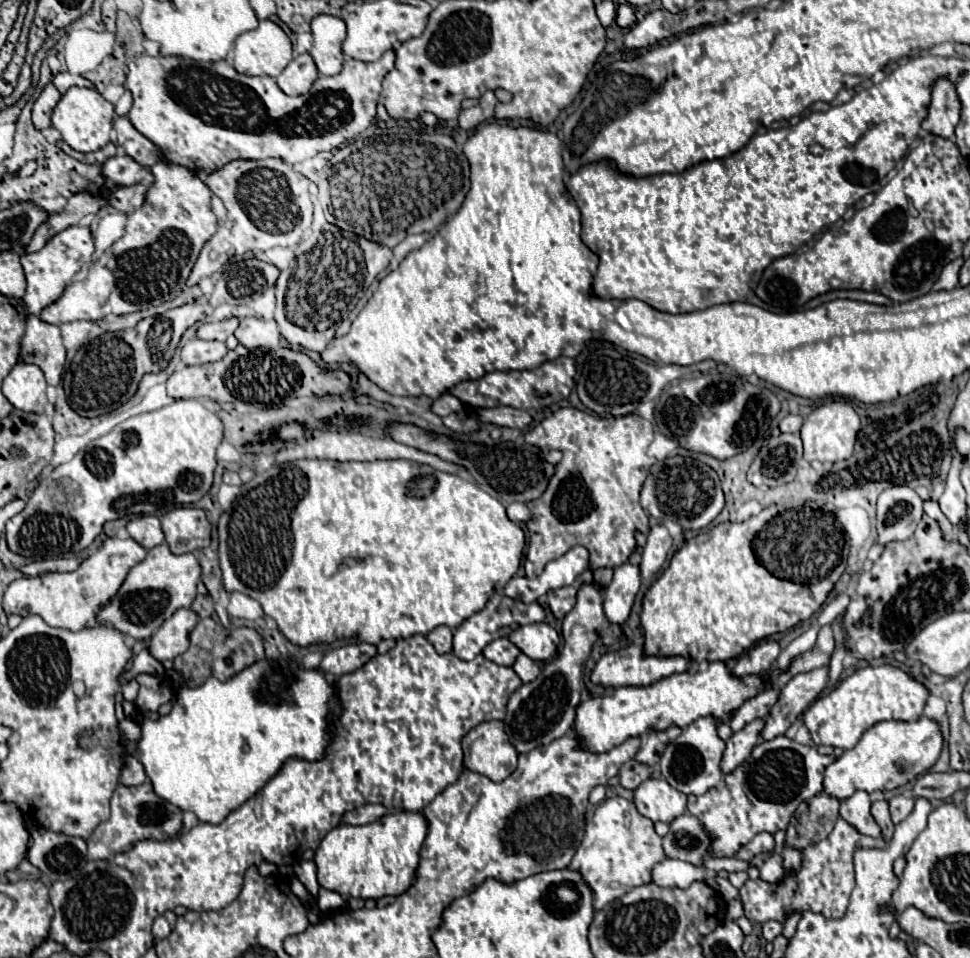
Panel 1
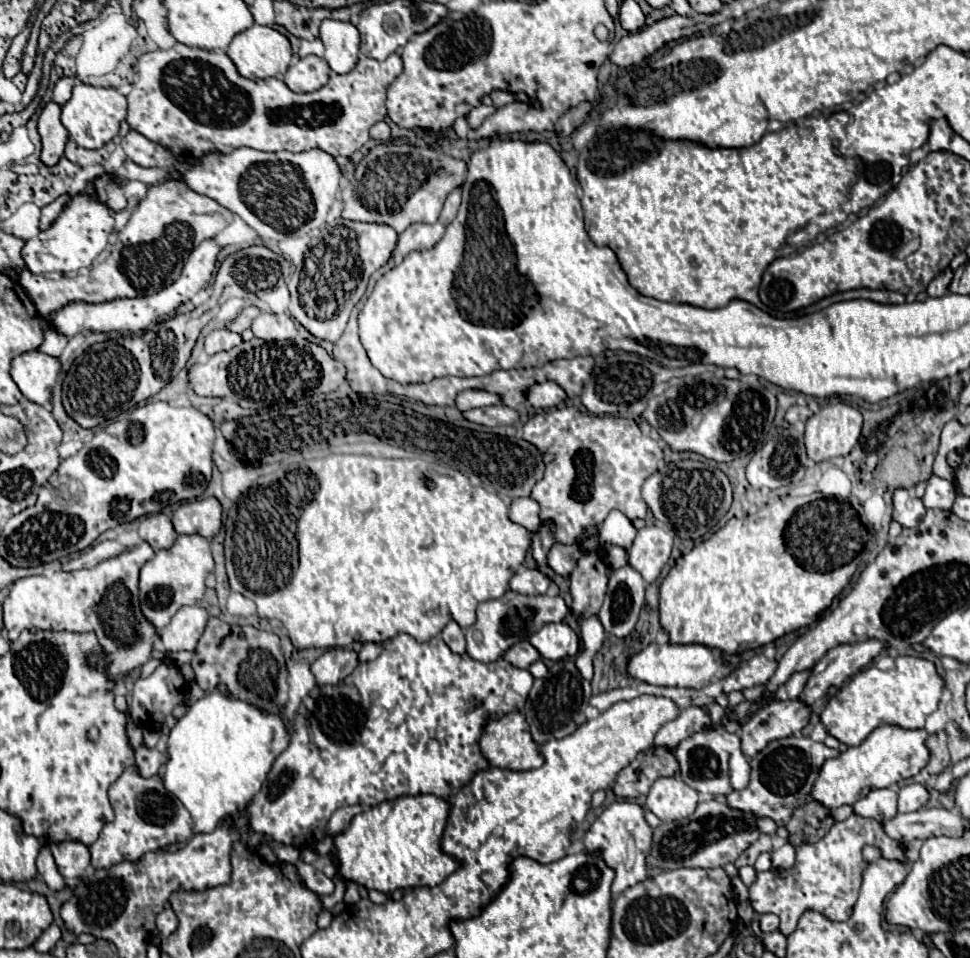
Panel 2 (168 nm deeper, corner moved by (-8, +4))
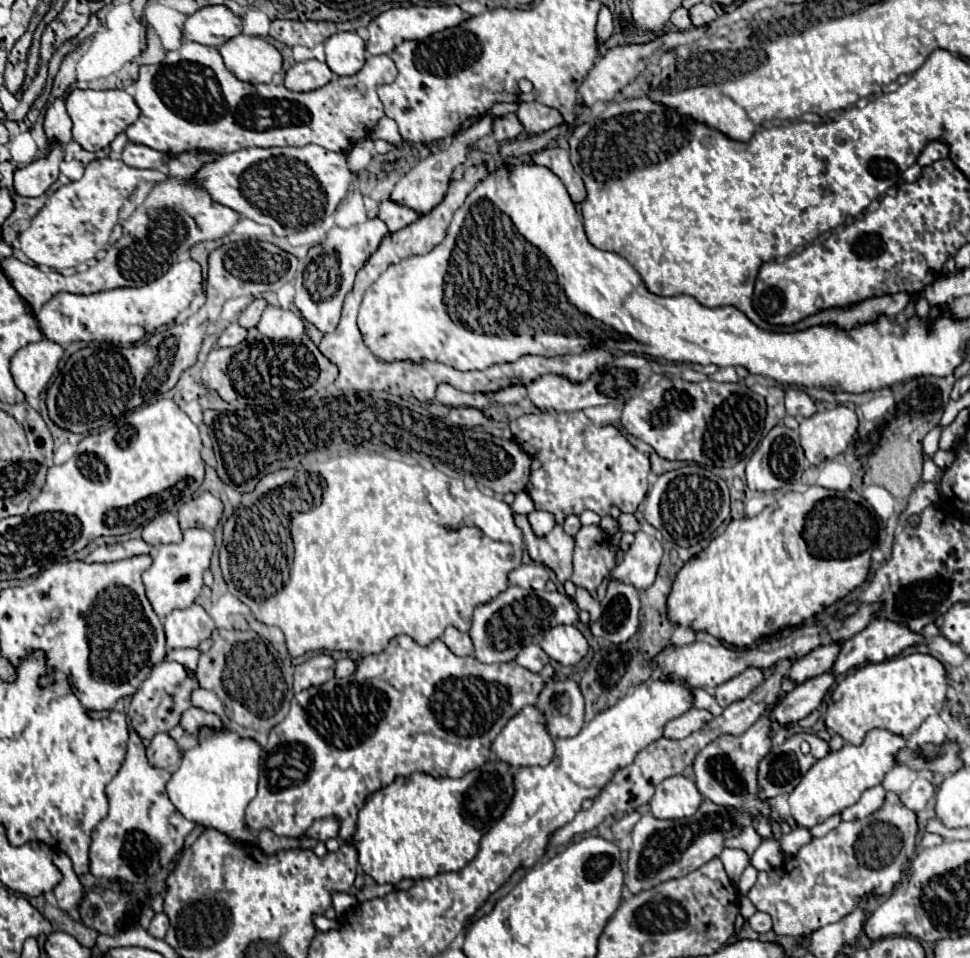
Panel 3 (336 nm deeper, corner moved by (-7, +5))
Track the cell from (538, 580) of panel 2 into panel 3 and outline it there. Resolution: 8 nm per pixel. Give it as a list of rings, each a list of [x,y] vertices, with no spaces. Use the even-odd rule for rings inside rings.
[[[529,564],[529,566],[519,566],[519,570],[515,570],[513,574],[508,575],[509,584],[517,584],[523,588],[545,588],[547,580],[549,580],[549,572],[547,568],[539,566],[539,564]]]

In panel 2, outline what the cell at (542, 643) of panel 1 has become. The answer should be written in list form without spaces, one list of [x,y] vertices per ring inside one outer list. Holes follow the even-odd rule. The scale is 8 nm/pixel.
[[[546,623],[540,631],[530,635],[530,645],[550,661],[574,657],[580,651],[578,635],[566,623]]]

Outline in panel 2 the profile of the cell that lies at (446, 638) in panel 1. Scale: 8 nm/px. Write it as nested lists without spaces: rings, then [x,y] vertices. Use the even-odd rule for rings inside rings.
[[[450,621],[442,629],[442,639],[452,649],[452,653],[464,653],[464,647],[466,647],[466,643],[464,643],[464,631],[460,629],[460,625],[456,621]]]

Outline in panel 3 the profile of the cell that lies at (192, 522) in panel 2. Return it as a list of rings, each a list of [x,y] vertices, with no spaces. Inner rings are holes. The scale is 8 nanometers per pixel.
[[[203,492],[191,502],[179,506],[179,526],[187,528],[207,528],[213,530],[223,514],[223,504],[211,492]]]

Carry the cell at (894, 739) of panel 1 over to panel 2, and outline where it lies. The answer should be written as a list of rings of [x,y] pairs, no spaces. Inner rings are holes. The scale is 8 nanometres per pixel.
[[[896,725],[876,727],[858,747],[848,747],[834,759],[828,759],[814,783],[812,797],[822,805],[836,809],[840,805],[854,805],[866,797],[872,789],[890,787],[920,773],[930,761],[930,749],[926,745],[926,729],[902,729]]]

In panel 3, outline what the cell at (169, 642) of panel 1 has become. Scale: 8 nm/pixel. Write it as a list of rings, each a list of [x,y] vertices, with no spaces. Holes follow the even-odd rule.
[[[191,604],[185,610],[173,610],[165,618],[167,648],[197,648],[211,636],[213,628],[211,616],[199,604]]]

